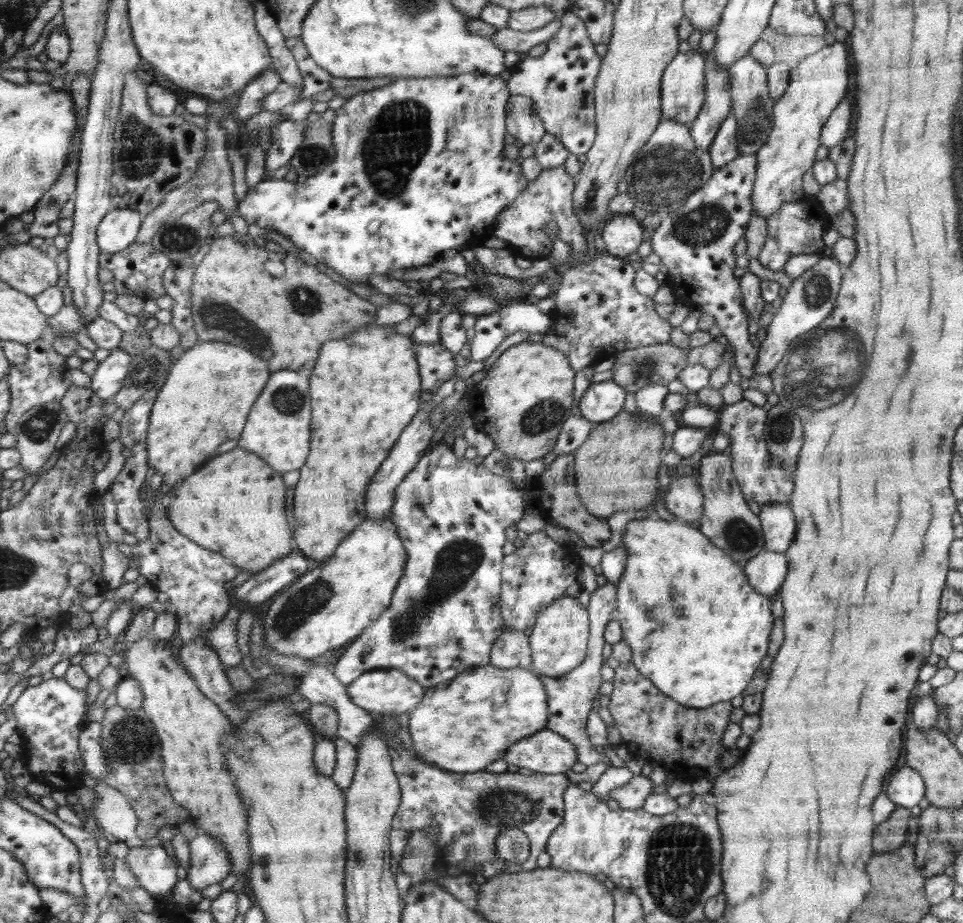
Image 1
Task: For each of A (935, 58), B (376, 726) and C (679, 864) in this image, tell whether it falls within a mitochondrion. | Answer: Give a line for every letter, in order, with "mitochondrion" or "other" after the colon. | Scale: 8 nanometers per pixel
A: other
B: other
C: mitochondrion

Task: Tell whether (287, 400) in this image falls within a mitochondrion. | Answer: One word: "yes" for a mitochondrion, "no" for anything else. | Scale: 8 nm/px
yes

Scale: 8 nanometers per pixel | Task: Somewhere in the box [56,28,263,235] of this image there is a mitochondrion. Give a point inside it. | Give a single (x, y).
(141, 150)

